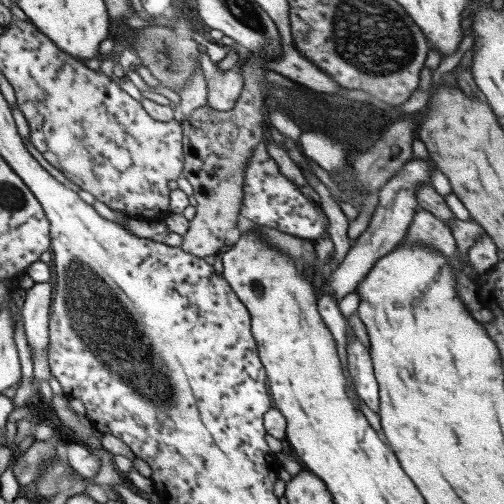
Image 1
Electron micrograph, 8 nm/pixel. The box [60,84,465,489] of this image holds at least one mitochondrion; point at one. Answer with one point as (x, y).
(99, 316)

